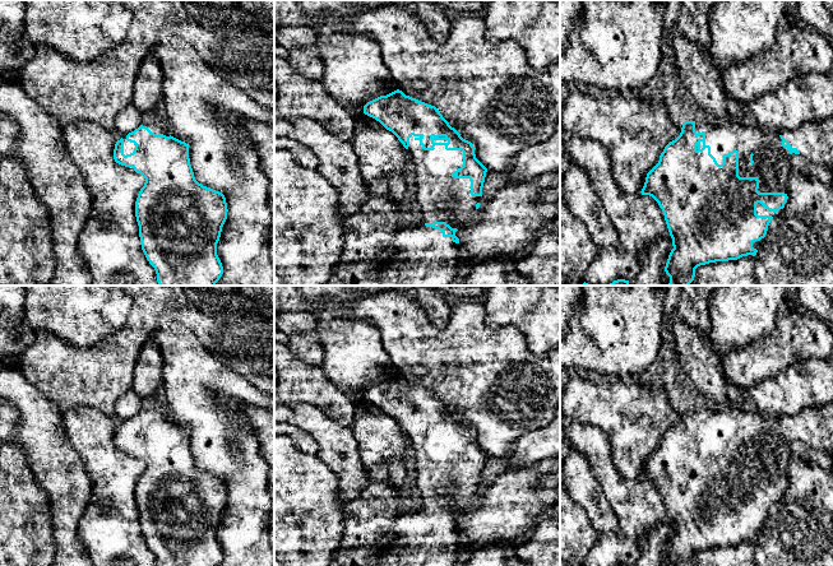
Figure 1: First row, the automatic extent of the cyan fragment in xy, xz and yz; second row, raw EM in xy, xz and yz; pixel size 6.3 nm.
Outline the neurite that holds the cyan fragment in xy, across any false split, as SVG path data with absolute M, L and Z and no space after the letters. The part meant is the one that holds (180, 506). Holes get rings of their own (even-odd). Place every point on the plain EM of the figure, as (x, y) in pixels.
M145 404L138 414L116 427L114 445L124 454L140 459L145 464L135 487L135 502L142 535L154 553L157 566L219 566L223 552L217 541L217 529L227 505L227 488L222 478L203 472L195 465L189 431L171 422L167 414Z

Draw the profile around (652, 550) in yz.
M670 518L649 530L648 538L640 543L640 557L631 566L670 566L665 552L672 532Z

